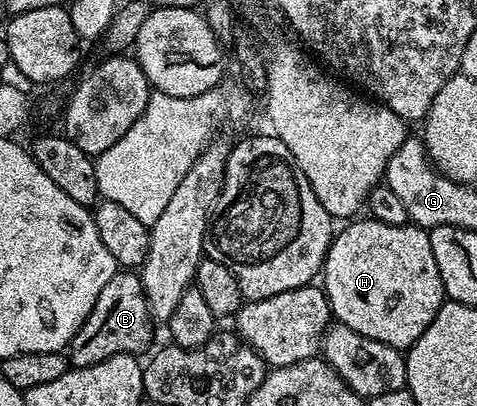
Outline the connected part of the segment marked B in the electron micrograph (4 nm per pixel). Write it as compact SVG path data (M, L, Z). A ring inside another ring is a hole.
M119 272L104 284L92 312L84 324L74 333L68 347L68 362L71 367L100 364L117 354L141 355L141 350L150 342L149 302L145 296L139 275L134 272Z

